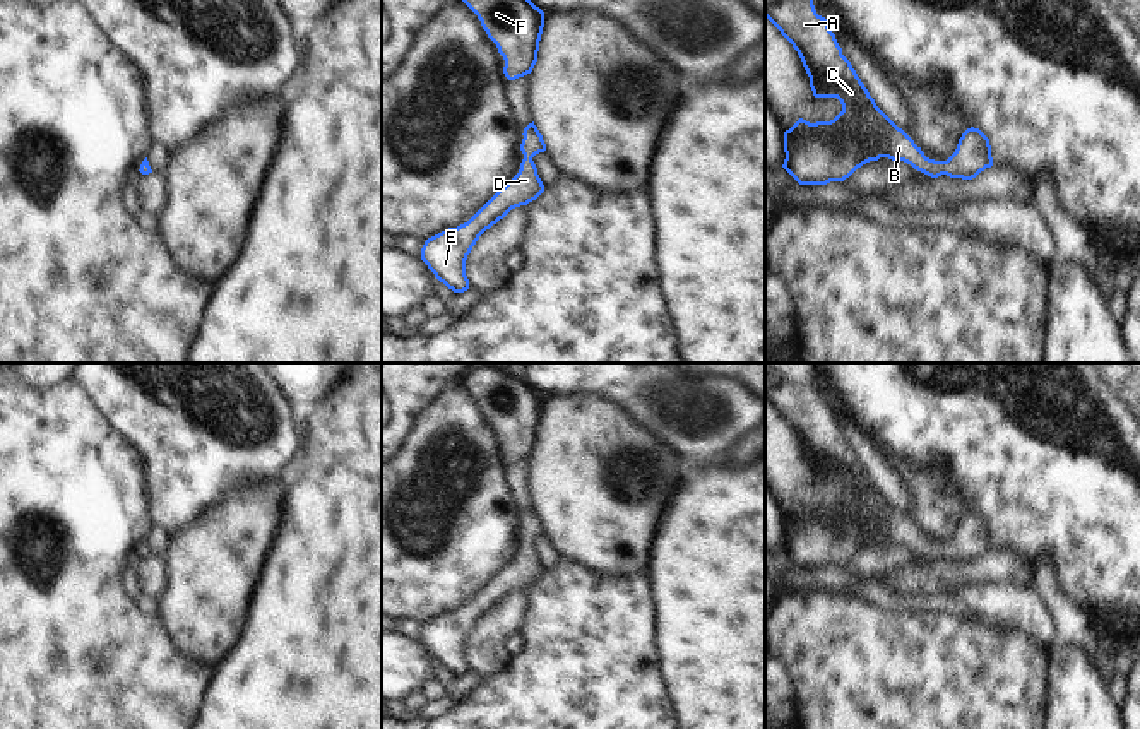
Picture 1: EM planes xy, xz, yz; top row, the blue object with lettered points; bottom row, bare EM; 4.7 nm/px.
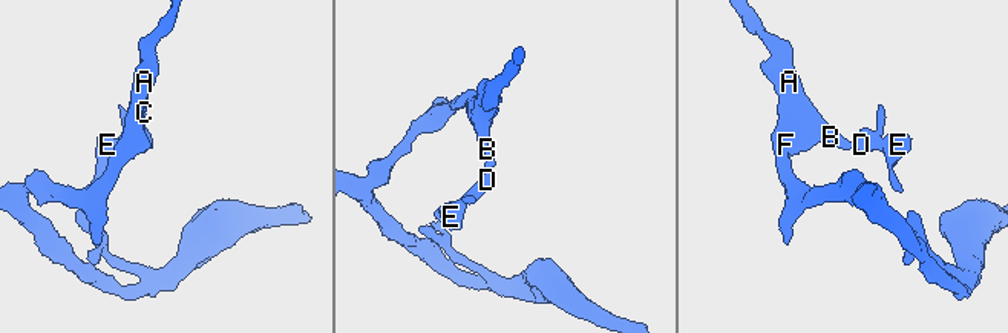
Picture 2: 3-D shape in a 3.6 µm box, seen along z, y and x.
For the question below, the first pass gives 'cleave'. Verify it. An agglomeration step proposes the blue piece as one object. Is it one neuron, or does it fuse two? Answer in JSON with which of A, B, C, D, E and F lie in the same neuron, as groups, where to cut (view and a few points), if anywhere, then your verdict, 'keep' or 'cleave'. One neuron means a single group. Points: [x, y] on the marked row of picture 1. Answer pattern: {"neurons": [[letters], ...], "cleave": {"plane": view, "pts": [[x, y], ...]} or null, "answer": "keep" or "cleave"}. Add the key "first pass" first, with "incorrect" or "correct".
{"first pass": "incorrect", "neurons": [["A", "B", "C", "D", "E", "F"]], "cleave": null, "answer": "keep"}

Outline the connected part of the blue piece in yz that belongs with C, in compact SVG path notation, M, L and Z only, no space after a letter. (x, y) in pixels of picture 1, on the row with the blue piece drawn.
M765 0L765 17L798 51L810 77L813 96L837 98L842 104L842 111L830 122L810 123L799 118L784 132L786 159L782 168L799 185L844 181L863 164L880 157L904 161L931 178L947 175L950 178L972 180L993 166L989 139L974 127L962 133L955 152L947 161L926 157L921 147L876 106L851 62L842 55L842 48L827 19L816 14L813 0Z

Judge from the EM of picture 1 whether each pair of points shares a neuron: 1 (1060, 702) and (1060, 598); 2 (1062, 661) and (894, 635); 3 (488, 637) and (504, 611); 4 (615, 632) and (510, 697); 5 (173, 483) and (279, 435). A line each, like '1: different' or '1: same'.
1: different
2: different
3: same
4: same
5: same

